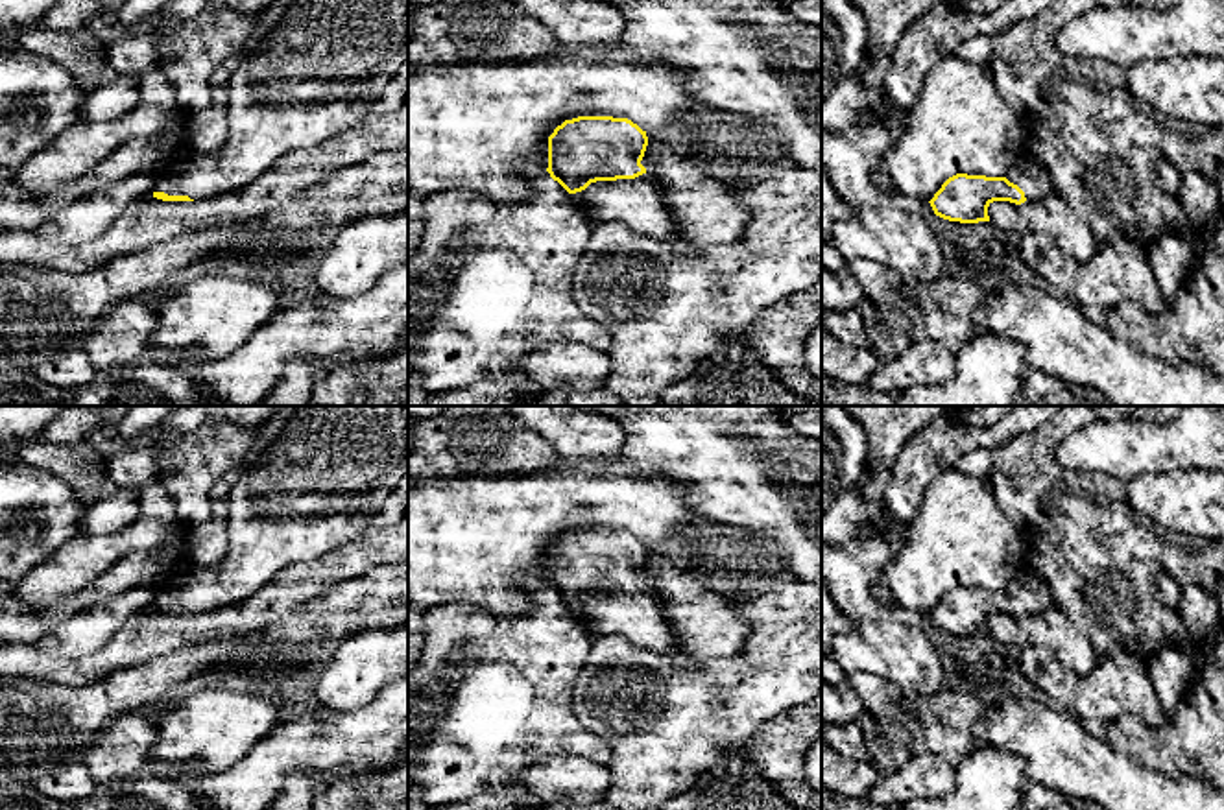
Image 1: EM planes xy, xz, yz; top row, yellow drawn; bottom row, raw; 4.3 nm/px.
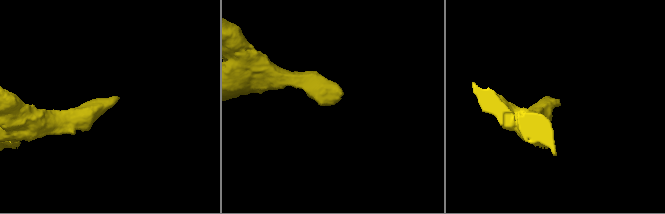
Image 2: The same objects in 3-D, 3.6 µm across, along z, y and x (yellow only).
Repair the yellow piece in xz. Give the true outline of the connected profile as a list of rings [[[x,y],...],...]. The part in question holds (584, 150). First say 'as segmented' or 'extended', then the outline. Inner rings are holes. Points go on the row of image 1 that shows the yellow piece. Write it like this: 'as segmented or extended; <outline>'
extended; [[[578,116],[565,120],[548,137],[546,172],[594,223],[618,221],[659,244],[687,242],[666,207],[666,192],[641,164],[648,146],[646,131],[628,118]]]

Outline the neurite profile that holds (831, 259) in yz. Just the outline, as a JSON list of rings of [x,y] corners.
[[[831,242],[822,244],[822,268],[836,275],[847,273],[847,262]]]

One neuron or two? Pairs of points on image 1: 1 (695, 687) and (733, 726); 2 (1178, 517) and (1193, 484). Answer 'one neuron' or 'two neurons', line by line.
1: one neuron
2: one neuron

